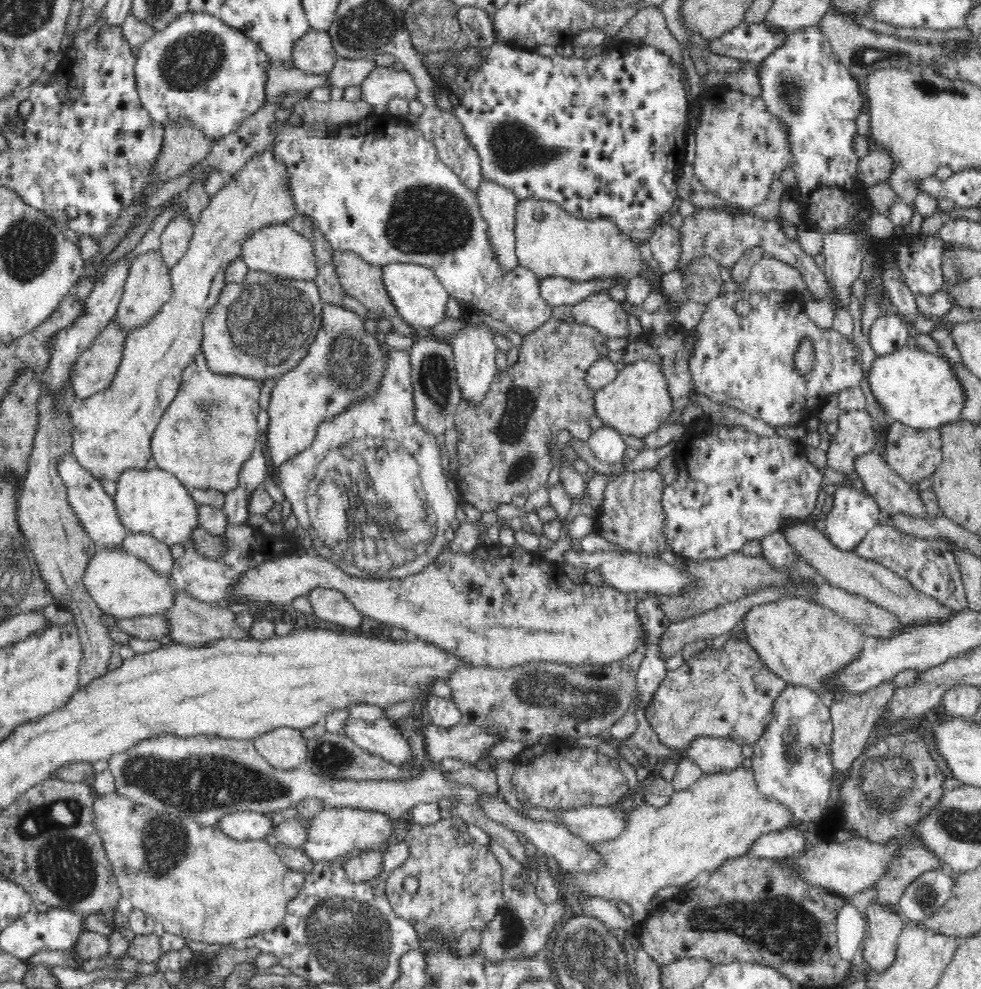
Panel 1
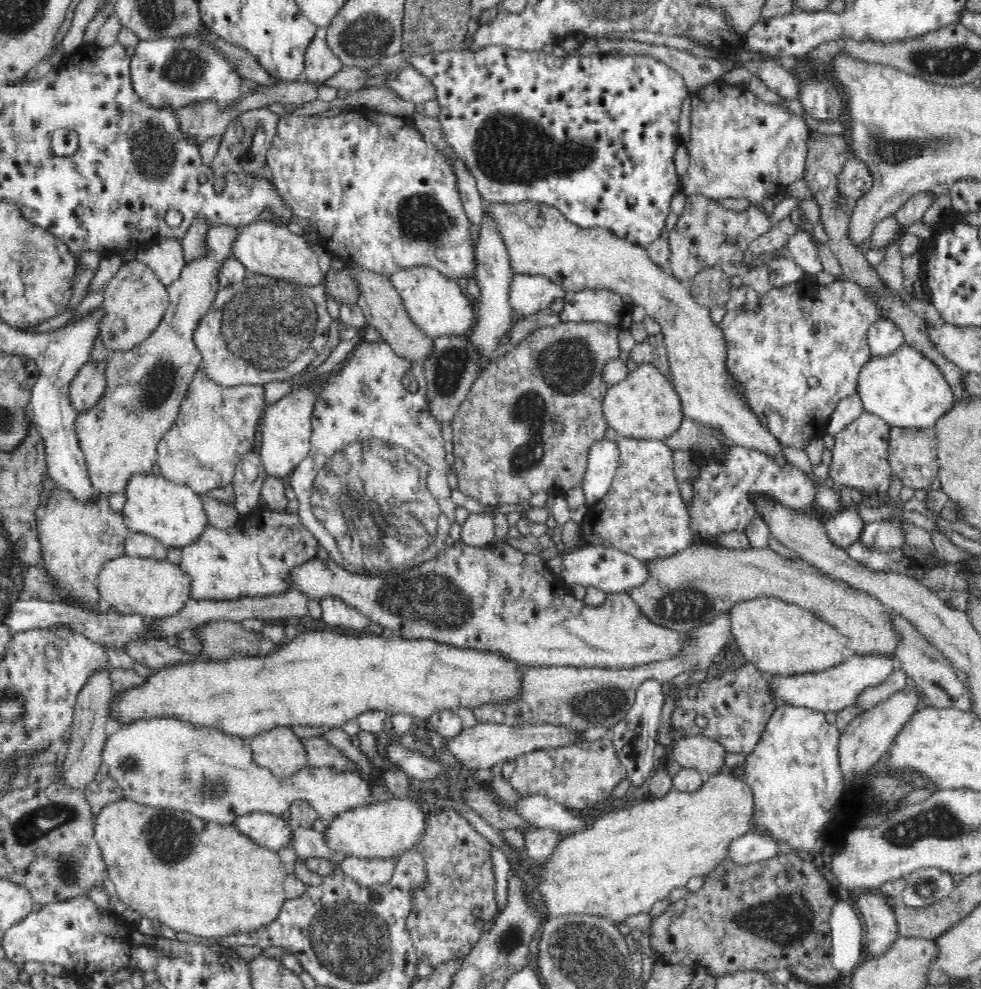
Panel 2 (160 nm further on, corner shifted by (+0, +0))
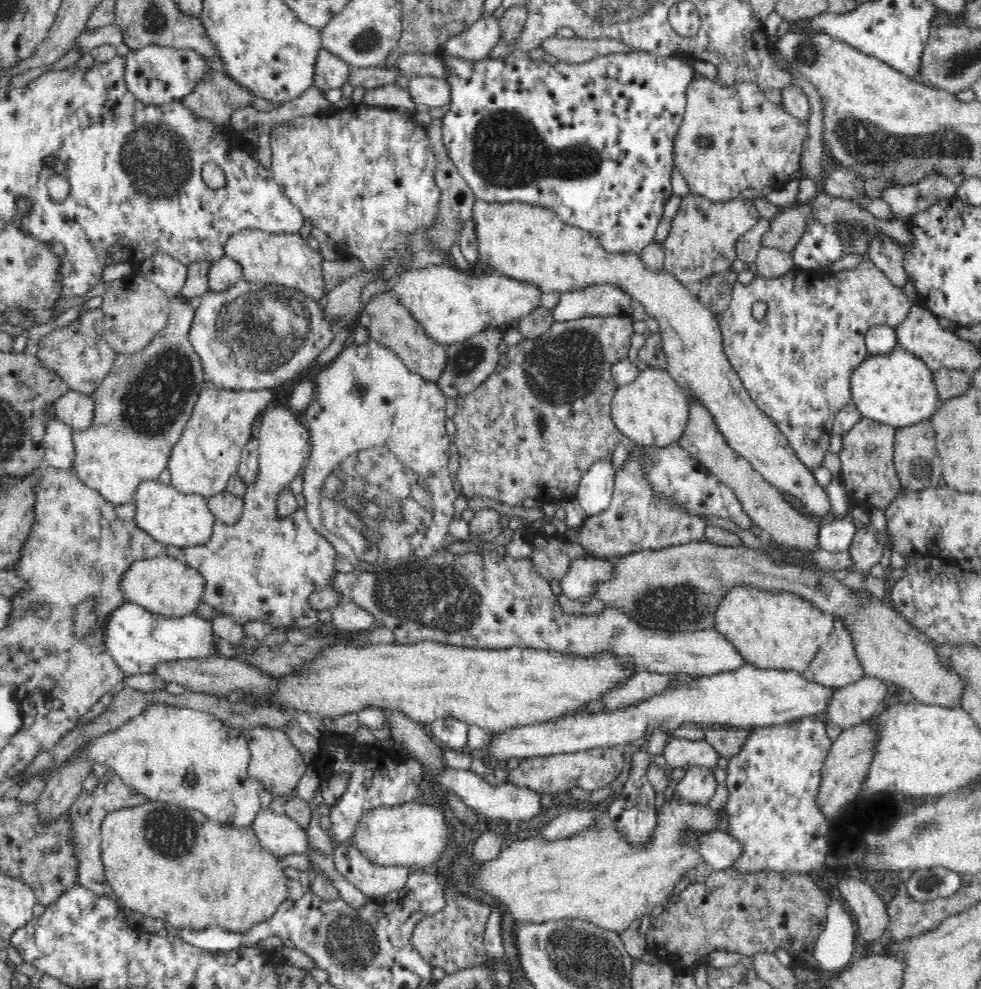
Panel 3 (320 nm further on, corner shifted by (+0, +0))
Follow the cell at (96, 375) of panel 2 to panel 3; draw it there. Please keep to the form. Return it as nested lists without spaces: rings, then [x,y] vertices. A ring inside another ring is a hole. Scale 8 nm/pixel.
[[[70,390],[56,402],[56,415],[72,430],[85,429],[92,422],[95,410],[95,393]]]

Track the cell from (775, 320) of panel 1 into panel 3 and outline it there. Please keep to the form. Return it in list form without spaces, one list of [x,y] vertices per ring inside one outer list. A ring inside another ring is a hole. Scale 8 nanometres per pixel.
[[[865,259],[854,270],[836,274],[799,269],[780,279],[764,279],[756,274],[750,284],[737,281],[731,290],[729,305],[721,312],[719,328],[723,334],[726,356],[752,401],[784,434],[797,459],[814,471],[822,466],[824,453],[829,450],[829,436],[835,416],[851,400],[852,373],[870,356],[865,342],[867,333],[880,324],[900,327],[913,306],[903,287],[895,286],[872,261]],[[756,301],[768,305],[761,321],[752,316]]]

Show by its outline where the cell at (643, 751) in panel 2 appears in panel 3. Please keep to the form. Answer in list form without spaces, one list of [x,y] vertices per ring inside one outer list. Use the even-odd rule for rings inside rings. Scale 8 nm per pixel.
[[[644,733],[642,738],[632,742],[638,752],[634,752],[630,756],[630,770],[628,770],[628,778],[622,786],[622,792],[617,796],[616,800],[608,801],[605,805],[605,812],[608,819],[616,824],[616,829],[620,829],[630,841],[641,843],[649,837],[653,826],[656,825],[656,812],[659,805],[659,793],[655,791],[652,784],[648,781],[648,772],[653,757],[650,750],[646,748],[646,744],[650,742],[651,734]]]

